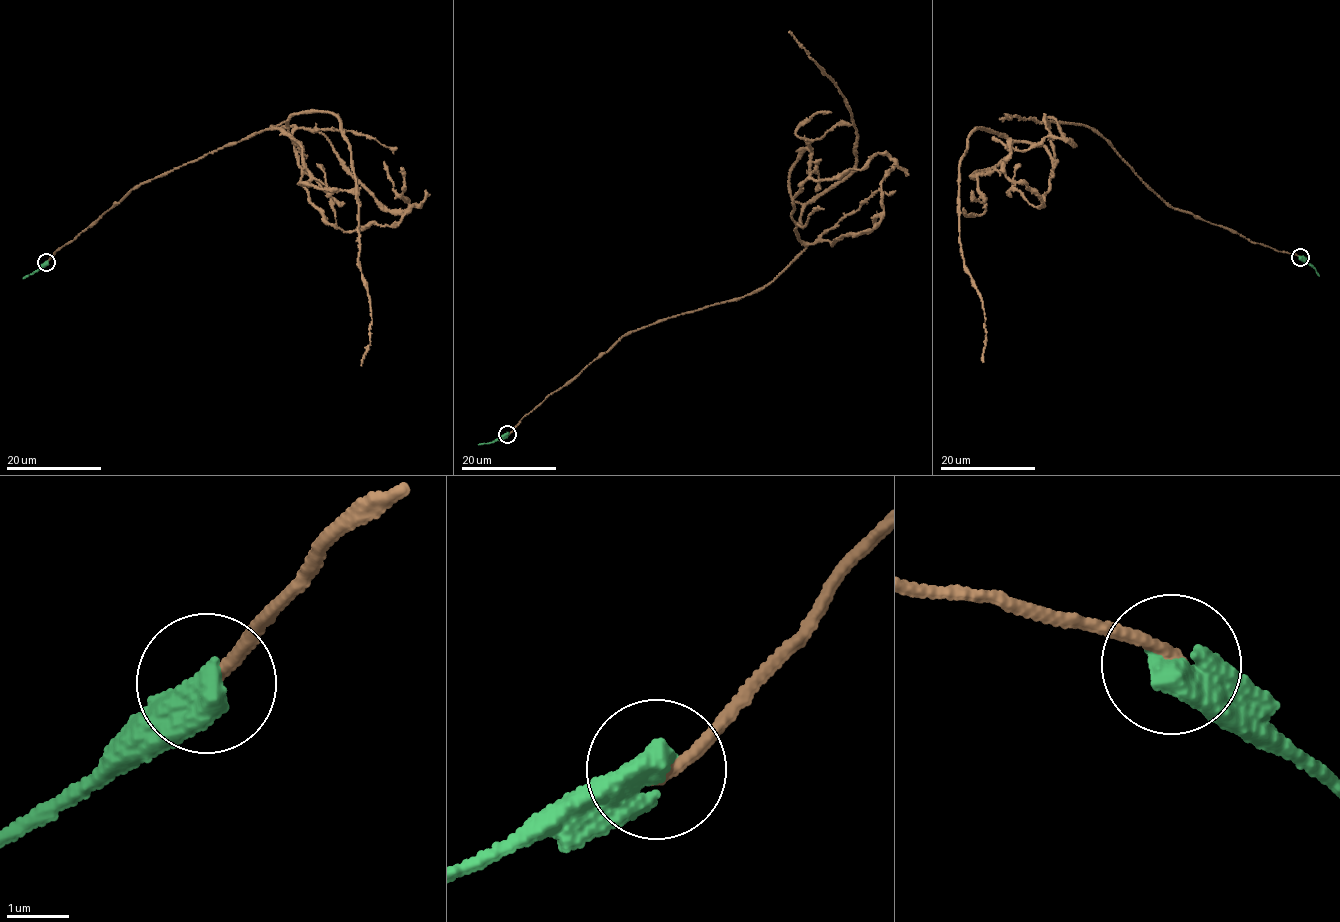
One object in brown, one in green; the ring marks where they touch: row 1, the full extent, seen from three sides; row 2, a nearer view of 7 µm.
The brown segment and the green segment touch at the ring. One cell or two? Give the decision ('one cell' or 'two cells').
two cells

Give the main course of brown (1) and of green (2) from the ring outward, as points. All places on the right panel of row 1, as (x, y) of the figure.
1: (1300, 257), (1172, 207), (1088, 125), (1050, 123), (1052, 158), (982, 127), (968, 135), (958, 192), (982, 362)
2: (1300, 257), (1319, 276)

